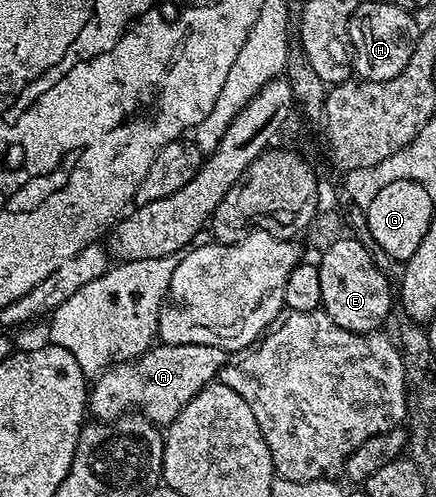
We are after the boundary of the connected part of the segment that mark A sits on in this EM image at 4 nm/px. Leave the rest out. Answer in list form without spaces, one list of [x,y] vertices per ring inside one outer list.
[[[163,343],[153,344],[148,352],[137,357],[135,361],[125,361],[122,365],[113,365],[111,369],[104,370],[91,382],[88,395],[88,408],[91,416],[97,422],[111,423],[118,417],[125,416],[129,411],[139,411],[157,427],[171,425],[173,419],[202,391],[220,376],[220,368],[226,360],[225,350],[218,347],[206,347],[198,343],[186,343],[185,345],[165,345]]]

